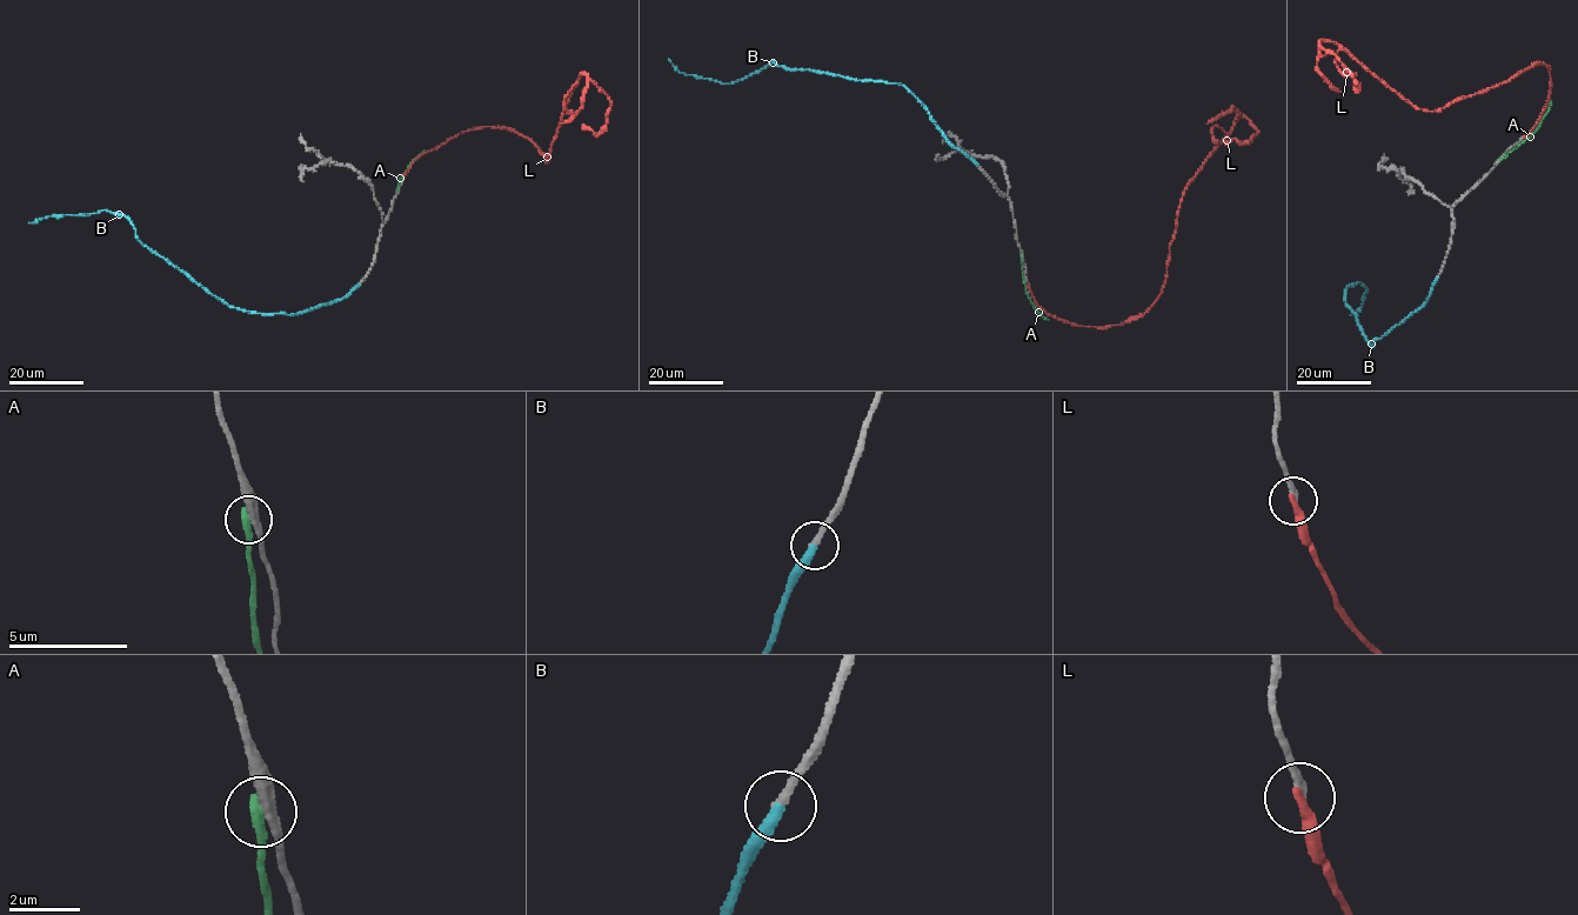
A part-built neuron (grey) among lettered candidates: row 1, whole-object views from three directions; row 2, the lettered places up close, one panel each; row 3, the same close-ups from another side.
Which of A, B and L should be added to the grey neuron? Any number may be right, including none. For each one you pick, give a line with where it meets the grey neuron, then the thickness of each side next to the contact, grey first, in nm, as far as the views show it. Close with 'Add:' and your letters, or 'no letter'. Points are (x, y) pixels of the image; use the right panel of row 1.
B: Touches grey at (1437, 278). Thickness 260 nm (grey) against 360 nm
Add: B

